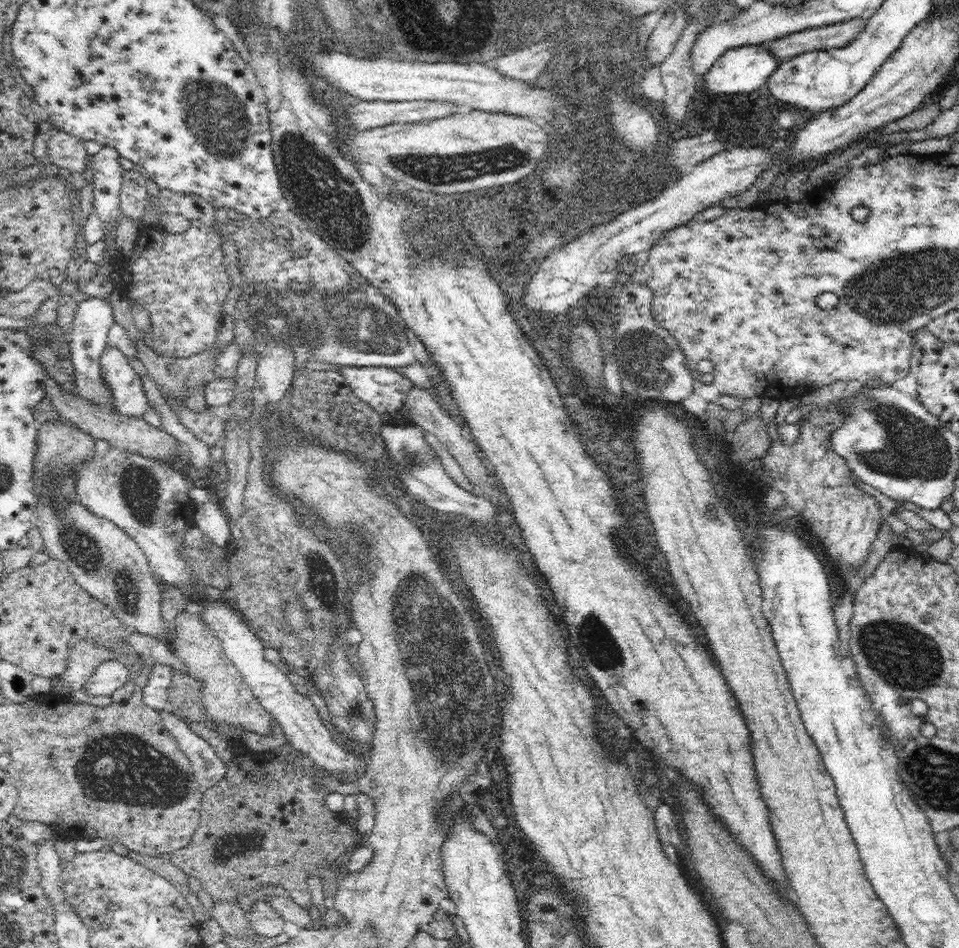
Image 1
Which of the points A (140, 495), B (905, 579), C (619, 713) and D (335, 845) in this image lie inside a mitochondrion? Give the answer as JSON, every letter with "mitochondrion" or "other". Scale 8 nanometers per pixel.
{"A":"mitochondrion","B":"other","C":"other","D":"other"}

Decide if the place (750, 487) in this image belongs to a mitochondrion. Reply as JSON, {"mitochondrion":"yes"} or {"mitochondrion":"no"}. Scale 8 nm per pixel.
{"mitochondrion":"no"}

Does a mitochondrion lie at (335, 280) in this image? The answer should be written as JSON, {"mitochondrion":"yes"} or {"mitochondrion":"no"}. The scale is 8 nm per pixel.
{"mitochondrion":"yes"}

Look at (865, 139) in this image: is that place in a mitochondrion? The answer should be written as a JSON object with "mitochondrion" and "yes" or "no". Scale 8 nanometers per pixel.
{"mitochondrion":"no"}

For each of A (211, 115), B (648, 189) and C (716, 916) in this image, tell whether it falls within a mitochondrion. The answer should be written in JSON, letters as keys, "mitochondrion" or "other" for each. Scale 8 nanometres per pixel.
{"A":"mitochondrion","B":"other","C":"other"}

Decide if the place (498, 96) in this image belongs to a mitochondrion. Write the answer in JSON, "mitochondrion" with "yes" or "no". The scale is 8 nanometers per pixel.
{"mitochondrion":"no"}

